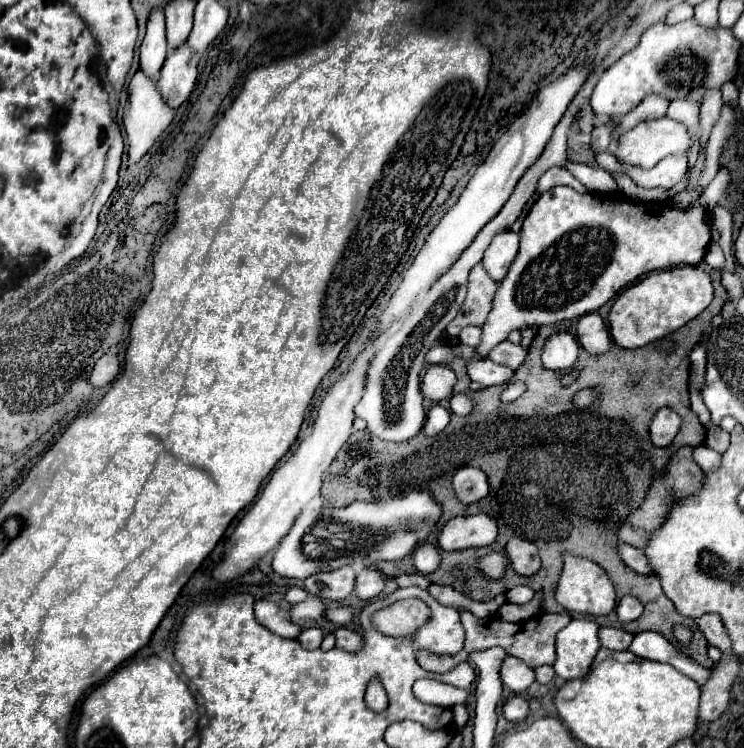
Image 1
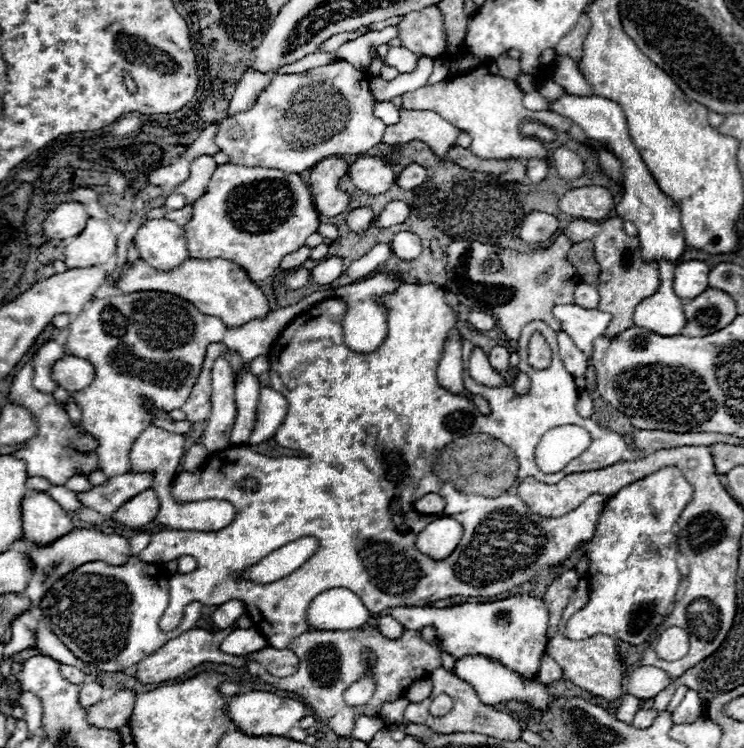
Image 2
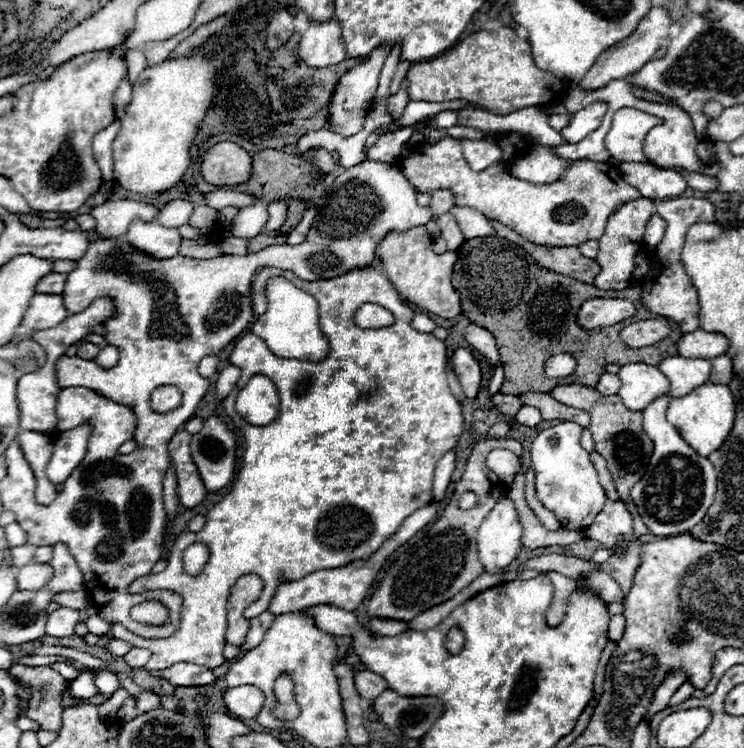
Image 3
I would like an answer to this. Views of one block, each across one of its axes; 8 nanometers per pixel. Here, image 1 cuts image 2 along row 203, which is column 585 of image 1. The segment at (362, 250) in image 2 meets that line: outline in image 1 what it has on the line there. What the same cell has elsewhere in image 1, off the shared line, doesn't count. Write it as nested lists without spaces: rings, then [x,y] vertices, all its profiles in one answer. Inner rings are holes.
[[[704,260],[702,266],[712,276],[714,300],[700,316],[668,336],[668,340],[676,342],[674,352],[660,352],[656,348],[658,342],[646,344],[644,348],[636,348],[632,352],[614,348],[616,344],[612,344],[612,348],[600,356],[582,352],[578,364],[572,368],[574,372],[578,372],[576,380],[570,386],[562,386],[560,380],[566,372],[552,372],[542,368],[540,352],[548,336],[558,330],[574,332],[574,326],[570,326],[568,322],[542,326],[538,328],[538,336],[528,348],[524,364],[514,374],[514,382],[524,382],[526,392],[510,404],[504,404],[500,400],[504,386],[490,386],[480,392],[470,392],[464,360],[454,360],[450,362],[450,368],[458,376],[454,388],[458,392],[474,394],[474,410],[464,418],[452,414],[450,424],[436,438],[426,438],[424,434],[418,434],[410,442],[384,442],[366,430],[352,432],[352,436],[336,456],[336,470],[332,466],[326,472],[322,484],[324,504],[344,508],[356,500],[378,502],[400,492],[410,492],[414,482],[414,490],[426,490],[436,498],[438,504],[442,504],[442,518],[438,522],[440,528],[458,514],[472,512],[472,506],[462,506],[456,500],[450,486],[452,476],[464,466],[480,468],[488,476],[490,492],[478,502],[478,512],[486,512],[498,524],[498,538],[484,548],[466,548],[456,552],[440,550],[442,562],[440,568],[428,576],[430,582],[450,584],[458,592],[464,592],[468,598],[478,602],[488,602],[498,594],[506,594],[516,584],[526,584],[532,586],[536,592],[544,592],[544,612],[560,612],[560,604],[554,600],[554,590],[560,578],[560,554],[568,552],[580,558],[588,558],[604,568],[610,580],[614,580],[618,598],[634,596],[642,602],[644,614],[634,622],[622,624],[628,632],[638,634],[642,630],[656,630],[672,644],[682,646],[678,644],[678,640],[674,640],[674,626],[682,624],[696,632],[696,638],[692,638],[692,644],[688,646],[688,654],[704,668],[712,668],[714,662],[706,654],[708,642],[698,632],[696,622],[676,612],[674,604],[664,596],[656,576],[636,574],[622,564],[620,582],[620,558],[616,552],[618,540],[614,536],[614,530],[622,524],[624,516],[628,516],[628,508],[636,508],[640,496],[644,496],[644,488],[652,484],[652,476],[660,476],[660,468],[664,468],[668,456],[672,456],[672,452],[682,446],[700,446],[706,438],[704,426],[690,408],[690,352],[694,350],[694,346],[702,344],[704,338],[709,339],[710,332],[713,331],[712,318],[720,314],[728,294],[720,282],[720,270],[710,268]],[[584,388],[594,388],[598,392],[598,398],[594,404],[578,408],[572,400],[576,392]],[[664,406],[680,414],[682,426],[670,446],[656,448],[648,438],[648,426],[656,410]],[[378,450],[382,450],[388,460],[384,462],[384,466],[374,468],[372,456]],[[512,536],[532,540],[538,546],[542,568],[532,576],[518,576],[510,566],[506,566],[504,576],[498,580],[484,576],[478,570],[476,562],[490,552],[500,552],[504,542],[508,542]],[[454,568],[470,574],[468,582],[458,582],[450,578],[450,570]]]

